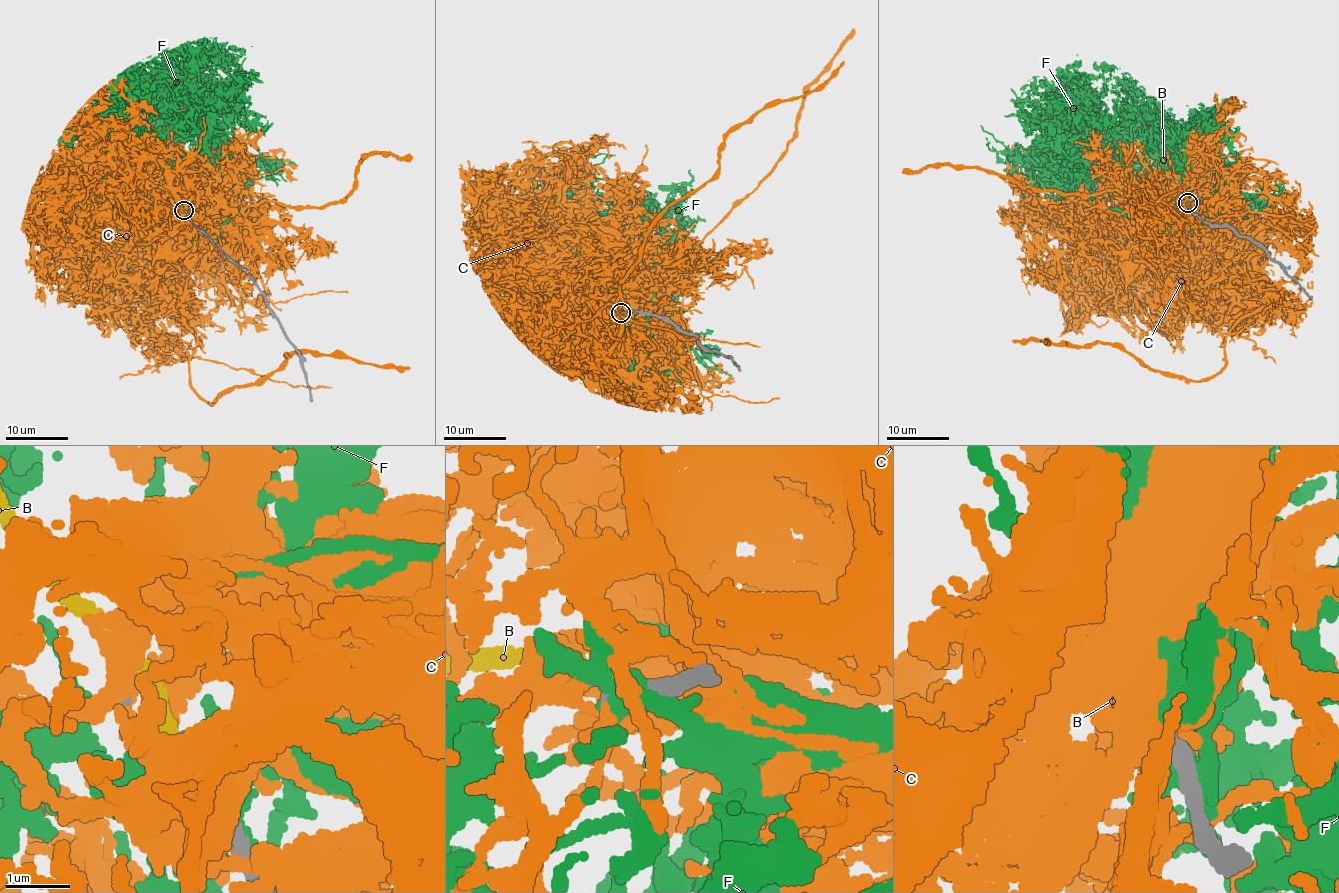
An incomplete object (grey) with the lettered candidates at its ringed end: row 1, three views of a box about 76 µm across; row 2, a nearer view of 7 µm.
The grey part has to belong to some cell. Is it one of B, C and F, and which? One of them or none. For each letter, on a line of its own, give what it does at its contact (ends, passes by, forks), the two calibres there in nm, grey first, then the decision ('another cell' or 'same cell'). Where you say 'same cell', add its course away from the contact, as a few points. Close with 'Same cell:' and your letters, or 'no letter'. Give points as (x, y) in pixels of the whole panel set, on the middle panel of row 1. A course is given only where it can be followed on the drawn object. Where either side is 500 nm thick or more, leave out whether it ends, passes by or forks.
B: it ends | 360/280 nm | another cell
C: it ends | 360/380 nm | another cell
F: it forks | 420/280 nm | another cell
Same cell: no letter

